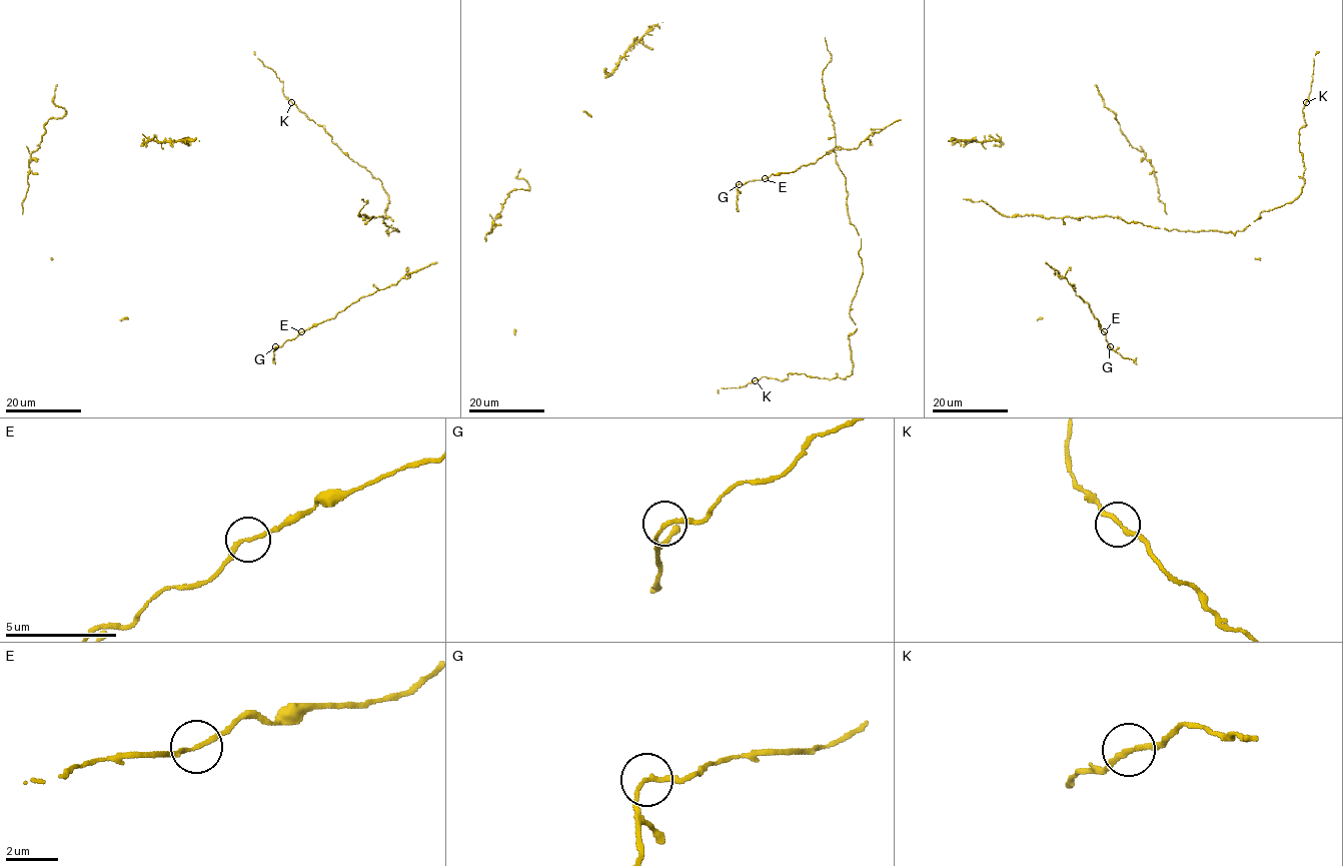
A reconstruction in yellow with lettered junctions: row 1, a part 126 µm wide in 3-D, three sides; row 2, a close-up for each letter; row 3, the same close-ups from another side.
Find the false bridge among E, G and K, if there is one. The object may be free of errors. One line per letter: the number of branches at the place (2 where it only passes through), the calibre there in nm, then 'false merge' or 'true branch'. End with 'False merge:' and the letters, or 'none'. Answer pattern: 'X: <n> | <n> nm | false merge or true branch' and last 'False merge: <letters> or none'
E: 2 | 160 nm | true branch
G: 2 | 170 nm | true branch
K: 2 | 190 nm | true branch
False merge: none

